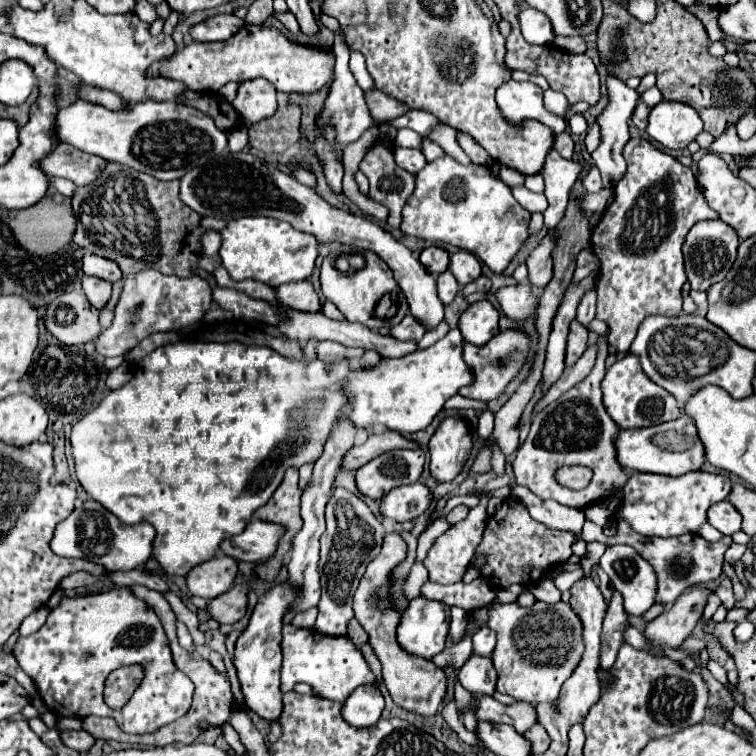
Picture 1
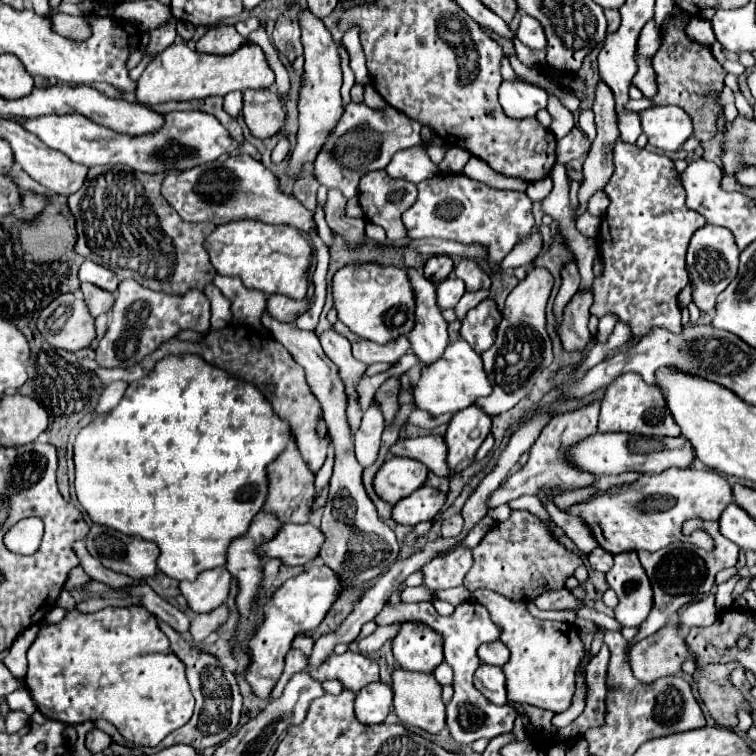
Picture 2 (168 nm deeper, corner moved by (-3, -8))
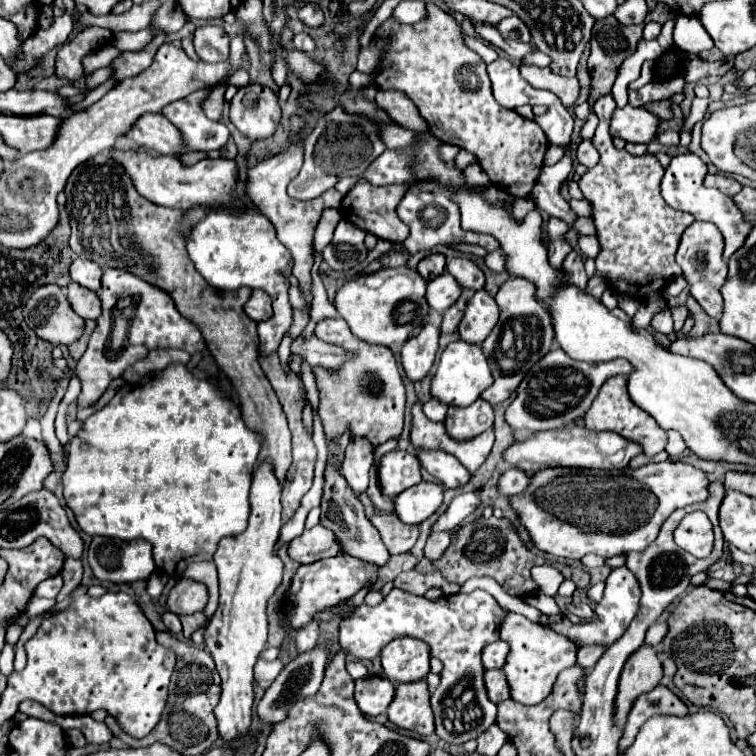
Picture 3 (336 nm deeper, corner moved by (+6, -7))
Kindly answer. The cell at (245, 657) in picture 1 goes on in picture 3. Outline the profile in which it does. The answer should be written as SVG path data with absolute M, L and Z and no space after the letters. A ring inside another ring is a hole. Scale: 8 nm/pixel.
M336 555L330 559L320 559L310 565L302 565L292 581L292 587L286 595L286 621L294 627L302 627L308 623L318 611L326 607L334 607L342 603L344 599L356 595L360 589L364 589L368 583L378 579L378 565L374 563L362 563L362 559L354 559L352 555Z

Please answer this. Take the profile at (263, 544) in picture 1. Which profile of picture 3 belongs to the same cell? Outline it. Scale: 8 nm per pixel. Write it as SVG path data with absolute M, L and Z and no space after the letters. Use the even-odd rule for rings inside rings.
M320 525L292 539L288 547L288 555L298 563L314 563L318 559L334 557L340 553L342 553L342 543L338 543L338 537L330 529Z

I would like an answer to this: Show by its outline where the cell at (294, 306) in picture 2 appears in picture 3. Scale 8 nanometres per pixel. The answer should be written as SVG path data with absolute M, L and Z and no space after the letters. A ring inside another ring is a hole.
M252 291L250 299L248 299L246 305L244 305L244 313L246 313L250 319L254 319L256 323L270 319L270 313L272 313L270 297L266 297L264 291Z

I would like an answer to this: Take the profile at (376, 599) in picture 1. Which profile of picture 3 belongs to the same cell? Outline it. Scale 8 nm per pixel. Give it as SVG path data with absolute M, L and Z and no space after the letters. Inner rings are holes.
M426 681L402 683L396 687L394 701L388 707L388 719L422 737L434 733L434 717L430 709L430 691Z

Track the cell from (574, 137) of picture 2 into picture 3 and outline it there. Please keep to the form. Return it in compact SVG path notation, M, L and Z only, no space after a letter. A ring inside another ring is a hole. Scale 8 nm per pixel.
M586 139L586 141L582 141L580 145L578 145L578 161L584 165L584 167L594 167L596 163L598 163L598 151L596 151L596 147L592 145L592 141L590 139Z

